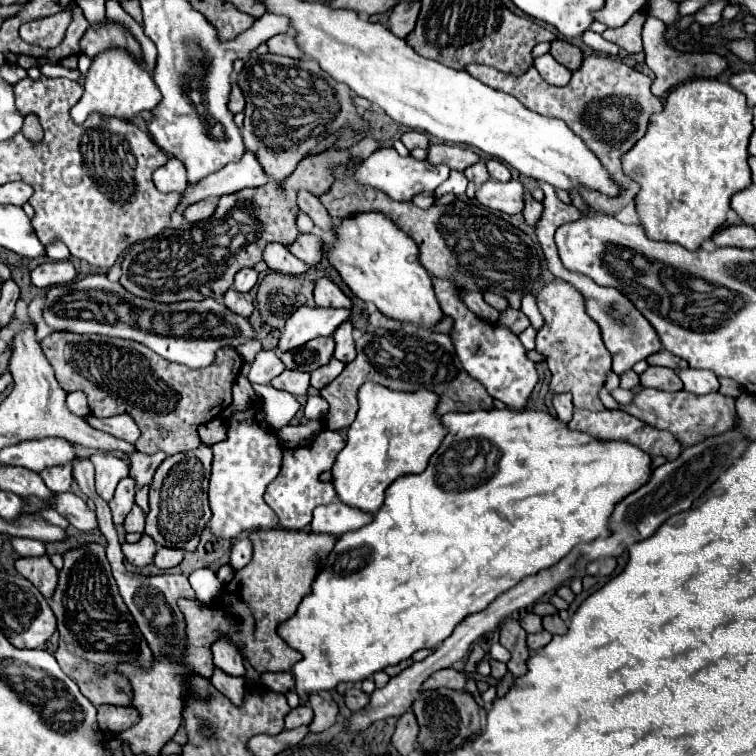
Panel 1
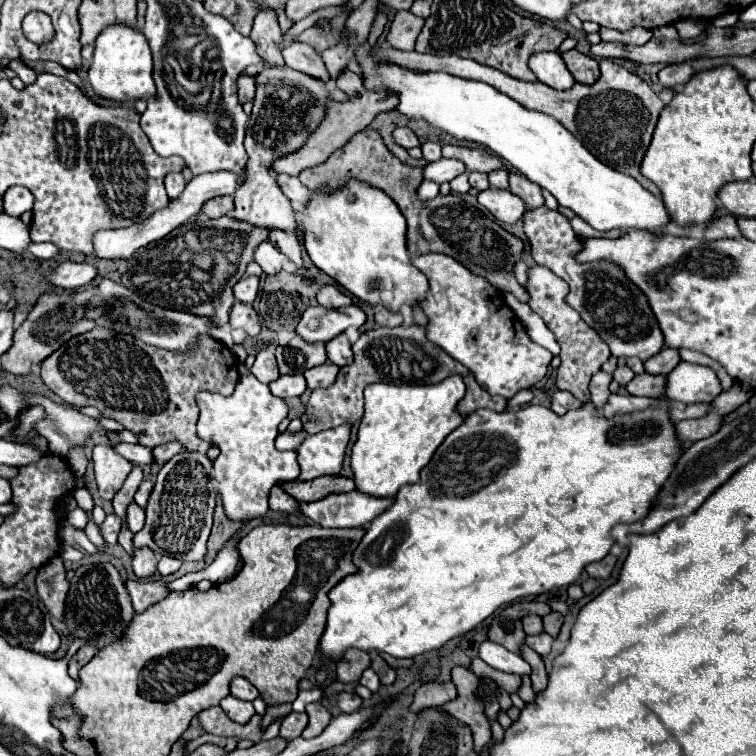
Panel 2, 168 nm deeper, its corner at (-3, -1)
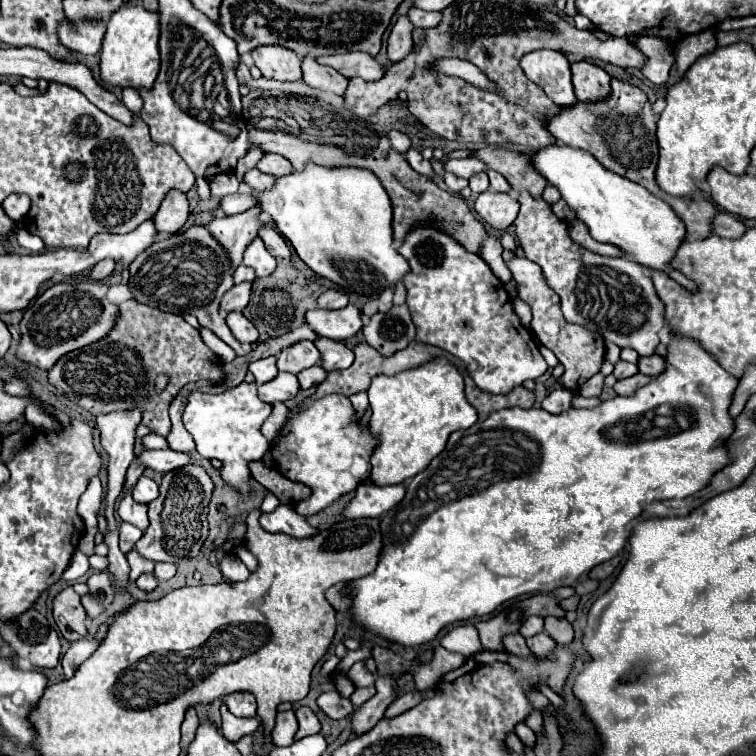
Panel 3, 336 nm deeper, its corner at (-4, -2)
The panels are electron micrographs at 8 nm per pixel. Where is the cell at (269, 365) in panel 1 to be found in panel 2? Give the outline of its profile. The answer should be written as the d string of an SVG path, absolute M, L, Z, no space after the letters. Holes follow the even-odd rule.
M261 350L257 352L257 358L255 358L255 364L251 368L251 374L263 382L263 384L269 384L273 382L275 378L279 378L279 368L277 368L277 362L275 362L275 354L271 350Z

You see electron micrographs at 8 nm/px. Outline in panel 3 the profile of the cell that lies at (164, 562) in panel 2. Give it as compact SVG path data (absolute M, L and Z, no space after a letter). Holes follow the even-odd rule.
M156 563L154 575L158 581L168 581L176 575L176 565L174 563Z

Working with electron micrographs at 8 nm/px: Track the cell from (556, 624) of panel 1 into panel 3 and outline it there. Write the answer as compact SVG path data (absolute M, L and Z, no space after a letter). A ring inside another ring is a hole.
M546 617L546 631L558 645L568 645L574 637L572 625L566 619L558 619L558 617Z

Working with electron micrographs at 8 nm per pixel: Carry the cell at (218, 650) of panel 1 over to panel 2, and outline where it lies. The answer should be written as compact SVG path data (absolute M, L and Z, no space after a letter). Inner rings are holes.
M235 678L235 680L231 682L231 696L239 698L239 700L243 700L243 702L253 702L253 700L259 696L259 692L257 692L257 688L251 686L245 678Z

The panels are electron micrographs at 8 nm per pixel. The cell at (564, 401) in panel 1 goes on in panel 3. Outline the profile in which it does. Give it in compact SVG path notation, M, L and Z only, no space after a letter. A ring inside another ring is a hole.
M554 389L544 401L542 401L542 409L546 409L548 413L564 413L564 411L570 411L572 409L572 399L574 399L574 393L572 391L566 391L566 389Z

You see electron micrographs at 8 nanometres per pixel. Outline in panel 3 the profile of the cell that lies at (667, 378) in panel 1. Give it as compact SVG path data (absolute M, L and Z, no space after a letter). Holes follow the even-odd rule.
M638 373L638 375L632 375L632 377L626 377L626 379L616 381L614 391L616 391L618 395L626 395L626 397L628 397L628 395L636 393L640 387L644 387L644 385L646 385L650 379L652 379L652 377Z

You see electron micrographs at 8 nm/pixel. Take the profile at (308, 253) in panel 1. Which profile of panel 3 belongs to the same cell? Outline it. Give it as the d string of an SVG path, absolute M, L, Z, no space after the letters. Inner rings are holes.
M262 227L260 229L260 239L264 241L266 249L276 257L276 259L288 259L292 257L292 251L290 251L290 245L288 241L274 229L274 227Z

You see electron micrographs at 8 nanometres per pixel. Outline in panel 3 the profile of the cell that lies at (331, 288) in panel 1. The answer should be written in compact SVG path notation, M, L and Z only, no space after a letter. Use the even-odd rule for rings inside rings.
M328 289L318 297L318 305L324 309L342 309L348 305L348 297L338 289Z

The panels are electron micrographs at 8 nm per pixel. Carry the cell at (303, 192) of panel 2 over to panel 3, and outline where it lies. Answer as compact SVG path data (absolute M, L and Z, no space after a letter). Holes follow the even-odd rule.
M250 169L250 171L248 171L248 177L244 177L244 183L246 183L250 189L262 193L262 191L268 191L268 189L272 189L272 187L276 185L276 177L274 177L274 175L264 175L264 173L258 171L258 169Z

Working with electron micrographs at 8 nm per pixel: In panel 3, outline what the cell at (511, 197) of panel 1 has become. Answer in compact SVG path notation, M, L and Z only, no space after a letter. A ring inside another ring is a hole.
M484 191L476 197L476 213L492 227L506 229L514 223L518 217L520 203L516 197L508 193L496 193L496 191Z

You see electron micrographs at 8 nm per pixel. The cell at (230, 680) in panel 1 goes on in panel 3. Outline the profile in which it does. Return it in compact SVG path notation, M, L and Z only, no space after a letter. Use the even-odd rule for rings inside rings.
M222 703L220 713L222 713L222 731L224 731L224 737L228 741L238 741L240 737L244 737L248 733L254 733L260 725L260 721L256 717L236 717L236 715L232 715L230 709L226 707L226 703Z

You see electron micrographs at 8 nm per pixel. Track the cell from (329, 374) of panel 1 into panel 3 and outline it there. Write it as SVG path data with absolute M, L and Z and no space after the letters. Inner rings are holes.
M314 365L314 367L310 367L310 369L300 371L298 381L300 381L300 387L302 387L302 389L310 389L310 387L320 385L320 383L326 379L326 375L328 375L328 373L326 373L320 365Z

